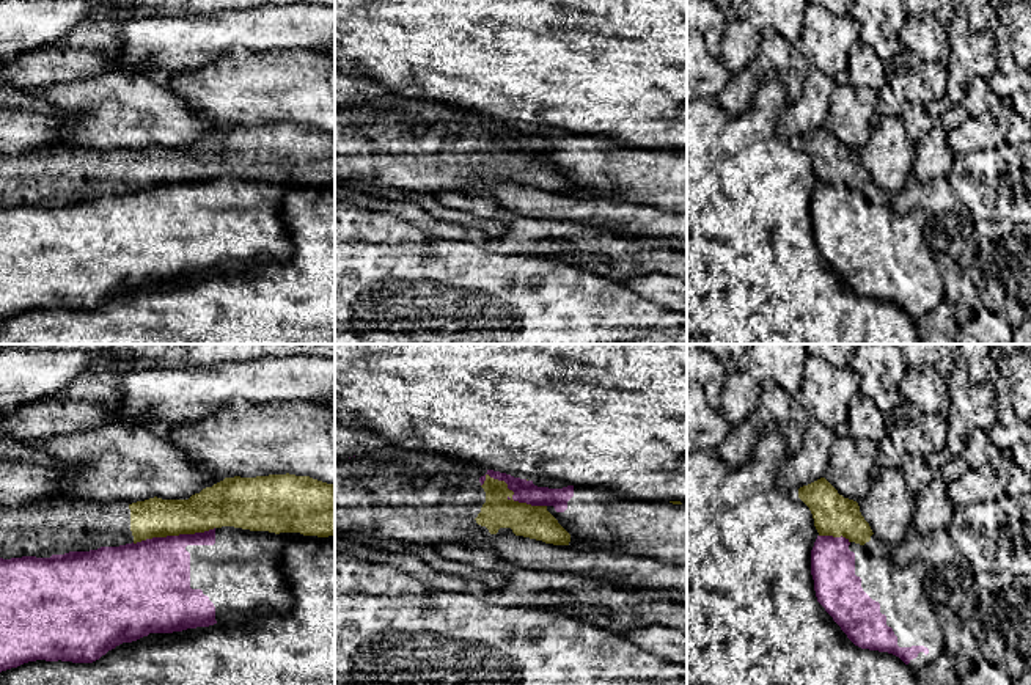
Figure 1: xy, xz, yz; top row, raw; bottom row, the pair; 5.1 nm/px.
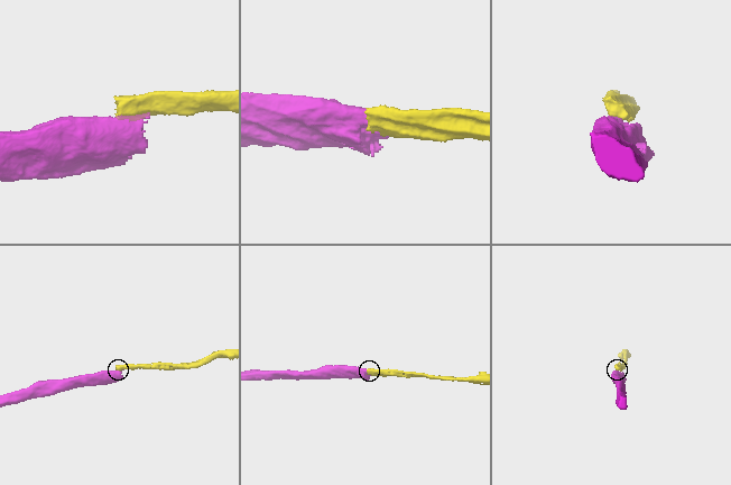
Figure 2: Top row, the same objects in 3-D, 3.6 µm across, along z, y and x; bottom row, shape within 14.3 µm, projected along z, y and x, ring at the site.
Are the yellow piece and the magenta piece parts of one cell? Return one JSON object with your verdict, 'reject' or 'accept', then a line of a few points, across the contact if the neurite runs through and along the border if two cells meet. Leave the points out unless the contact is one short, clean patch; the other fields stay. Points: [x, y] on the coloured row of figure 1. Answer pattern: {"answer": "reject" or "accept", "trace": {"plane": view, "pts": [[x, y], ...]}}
{"answer": "reject", "trace": {"plane": "xz", "pts": [[484, 475], [502, 479], [513, 492], [514, 500], [546, 506]]}}

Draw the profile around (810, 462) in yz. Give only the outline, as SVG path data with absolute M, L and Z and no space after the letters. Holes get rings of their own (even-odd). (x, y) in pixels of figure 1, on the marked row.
M809 419L800 432L798 451L778 468L778 487L783 492L795 493L800 487L824 478L836 437L836 429Z

